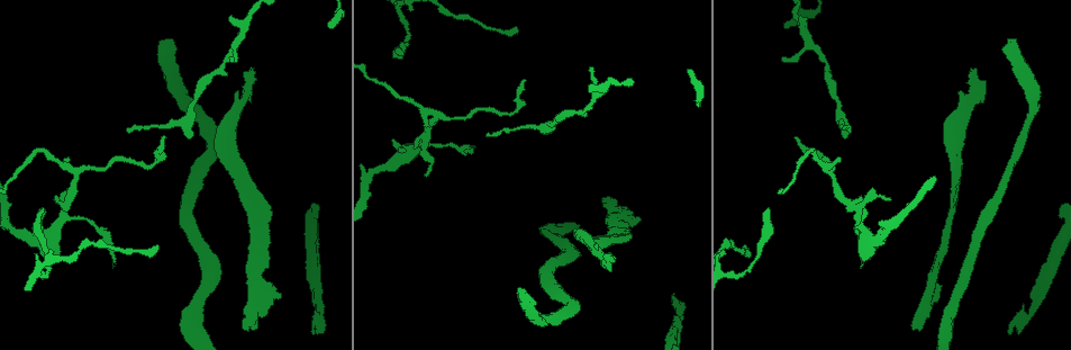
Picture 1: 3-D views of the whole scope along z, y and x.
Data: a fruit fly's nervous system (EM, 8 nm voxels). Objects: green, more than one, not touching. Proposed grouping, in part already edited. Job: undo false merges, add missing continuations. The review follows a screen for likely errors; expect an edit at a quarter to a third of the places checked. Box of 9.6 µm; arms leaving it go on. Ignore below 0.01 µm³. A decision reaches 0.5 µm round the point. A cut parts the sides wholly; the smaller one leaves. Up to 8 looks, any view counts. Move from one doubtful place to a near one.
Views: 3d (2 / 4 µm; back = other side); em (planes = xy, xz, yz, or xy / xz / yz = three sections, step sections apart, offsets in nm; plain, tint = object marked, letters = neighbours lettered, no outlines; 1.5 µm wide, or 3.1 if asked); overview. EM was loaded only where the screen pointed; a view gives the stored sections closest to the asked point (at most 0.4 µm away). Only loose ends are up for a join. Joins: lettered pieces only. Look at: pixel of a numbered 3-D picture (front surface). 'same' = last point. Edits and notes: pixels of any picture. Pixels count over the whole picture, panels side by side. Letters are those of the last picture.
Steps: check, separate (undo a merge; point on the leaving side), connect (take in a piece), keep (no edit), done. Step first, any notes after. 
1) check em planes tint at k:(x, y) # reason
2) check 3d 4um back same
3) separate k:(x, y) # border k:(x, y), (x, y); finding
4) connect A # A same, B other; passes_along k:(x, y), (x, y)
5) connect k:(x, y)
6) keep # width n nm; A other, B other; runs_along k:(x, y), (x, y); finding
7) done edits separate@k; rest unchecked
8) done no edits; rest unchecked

check 3d 4um at 1:(961, 90) # an open end

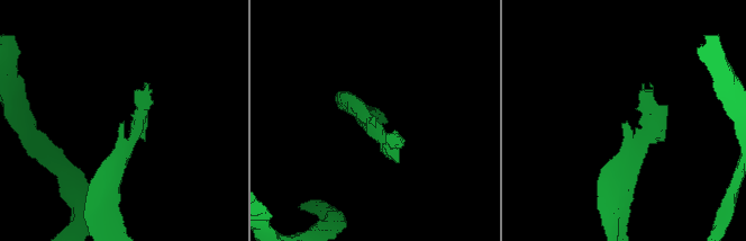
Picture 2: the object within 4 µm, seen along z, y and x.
check em planes letters at 2:(375, 122) # shape alone is not enough

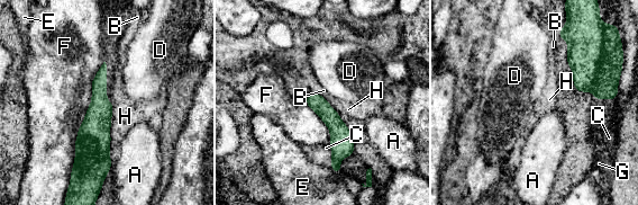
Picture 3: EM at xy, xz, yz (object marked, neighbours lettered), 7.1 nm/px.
keep # A other, B other, C other, D other, E other, F other, G other, H other; runs_along 3:(103, 68), (99, 82), (100, 170); no lettered piece goes on from it

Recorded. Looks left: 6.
check em planes letters at 1:(522, 80) # free end

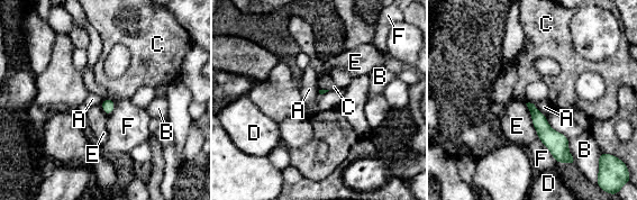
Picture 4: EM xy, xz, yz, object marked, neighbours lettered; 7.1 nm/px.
keep # A other, B other, C other, D other, E other, F other; border 4:(526, 102), (531, 102), (544, 115); no lettered piece goes on from it

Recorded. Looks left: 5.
check 3d 2um at 1:(769, 208) # free end

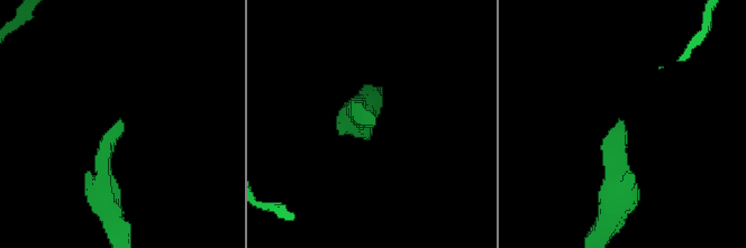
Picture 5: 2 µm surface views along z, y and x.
check em xz step 4 letters at 5:(373, 122)

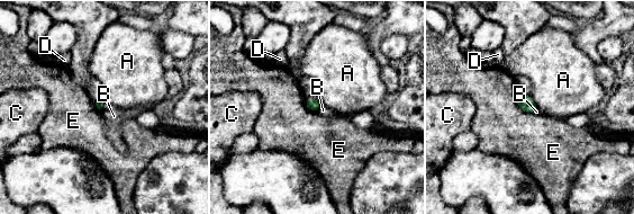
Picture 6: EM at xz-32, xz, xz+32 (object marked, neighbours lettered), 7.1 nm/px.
check em planes letters same # cut it another way

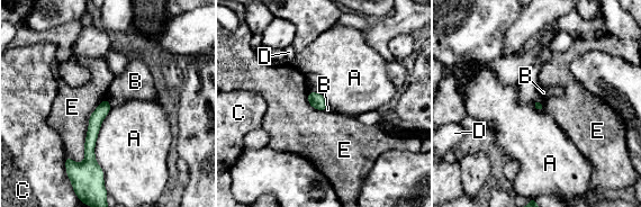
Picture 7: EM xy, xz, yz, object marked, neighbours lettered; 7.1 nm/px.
keep # A other, B other, C other, D other, E other; runs_along 7:(106, 104), (90, 141), (96, 172); no lettered piece goes on from it

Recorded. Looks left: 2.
done no edits; rest unchecked

